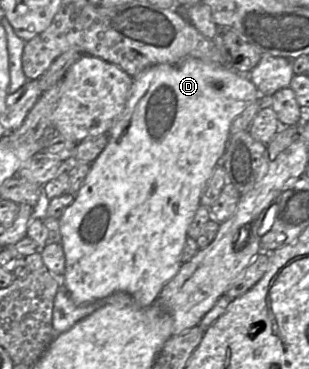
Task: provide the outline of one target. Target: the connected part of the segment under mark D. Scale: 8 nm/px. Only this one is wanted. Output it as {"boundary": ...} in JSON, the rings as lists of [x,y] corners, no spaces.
{"boundary":[[[193,57],[185,58],[175,64],[155,65],[133,78],[126,107],[107,133],[109,134],[108,144],[91,164],[90,172],[75,196],[75,200],[59,219],[61,244],[66,259],[65,273],[60,280],[76,305],[88,305],[117,292],[129,294],[141,307],[149,307],[157,302],[163,287],[178,273],[182,265],[181,254],[188,236],[188,227],[201,205],[200,197],[208,179],[214,168],[221,163],[226,152],[231,124],[260,96],[260,92],[250,81],[248,73],[238,73],[220,64],[206,63]]]}

